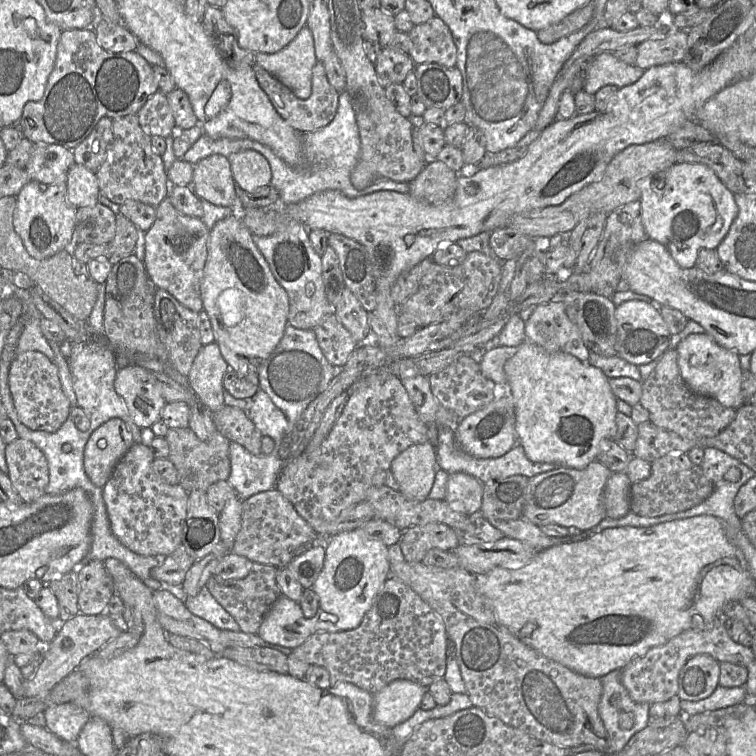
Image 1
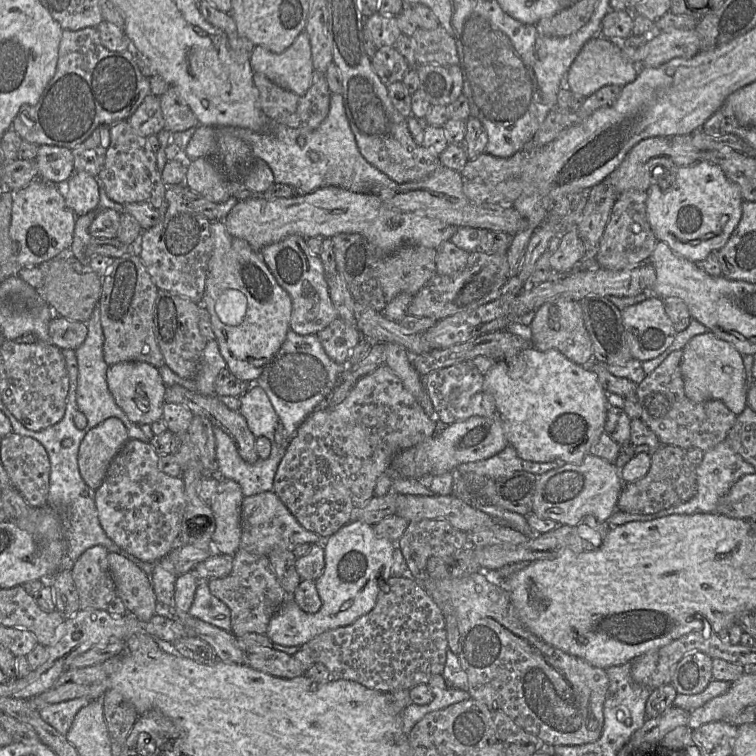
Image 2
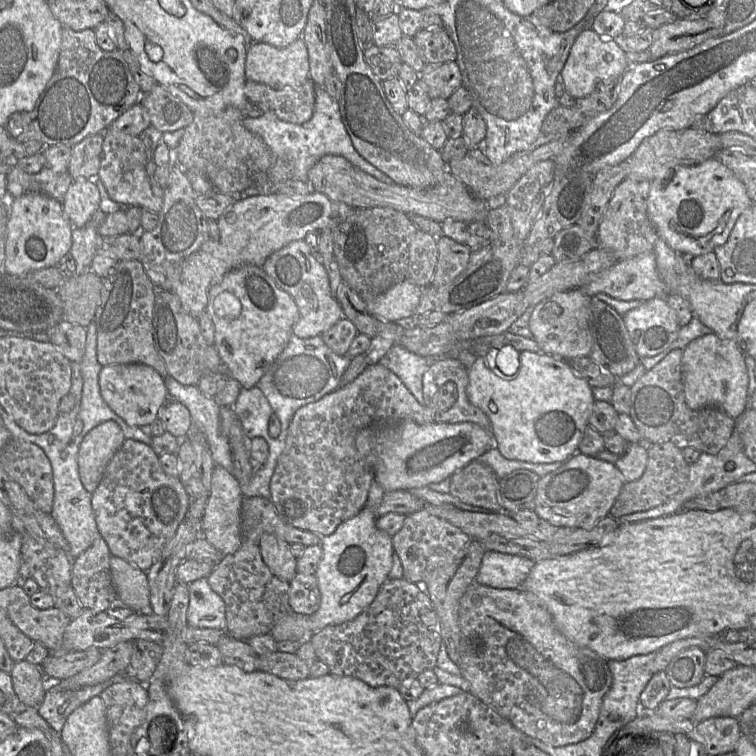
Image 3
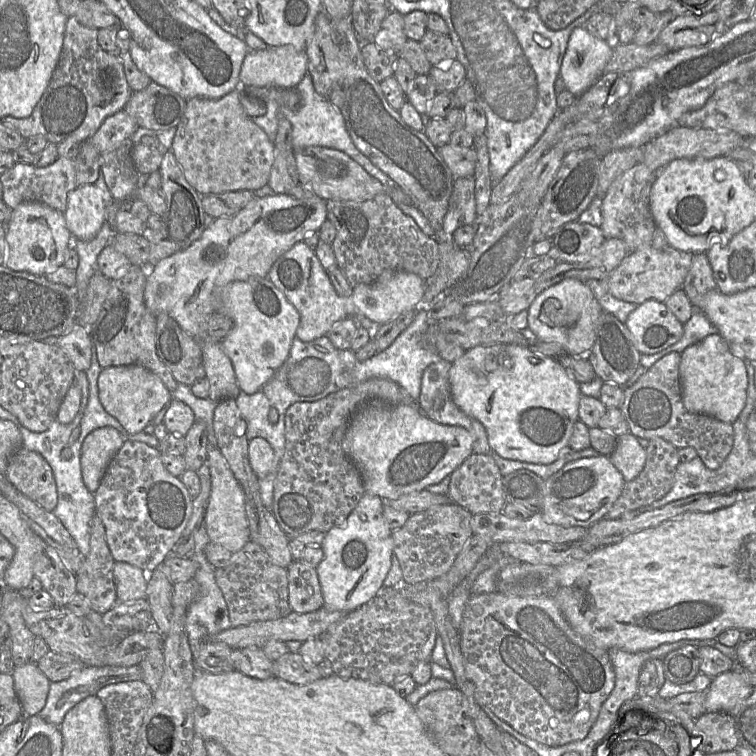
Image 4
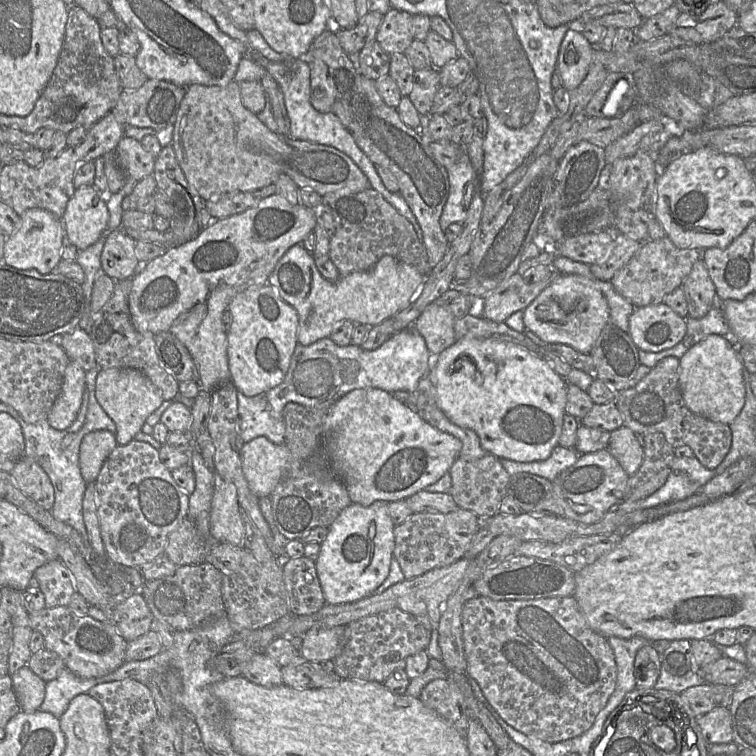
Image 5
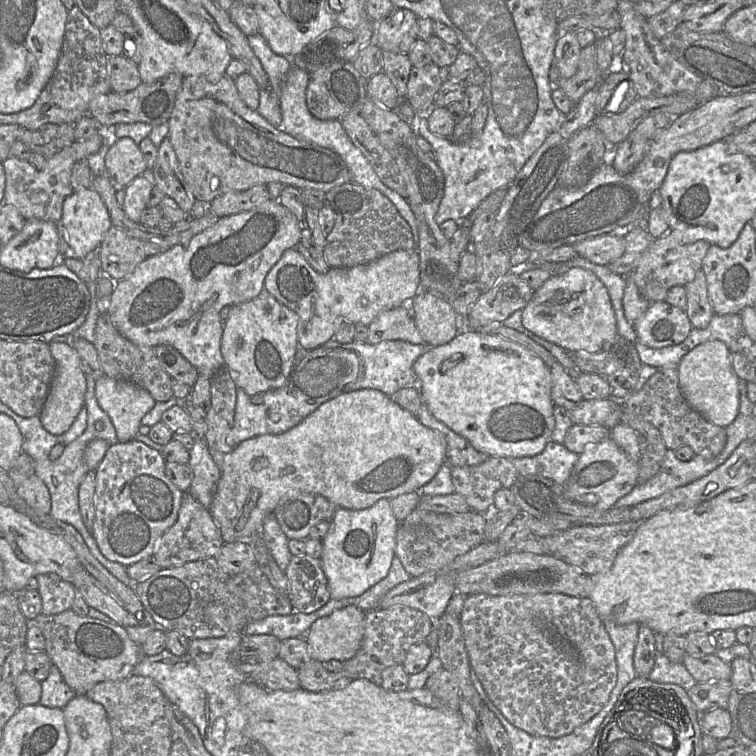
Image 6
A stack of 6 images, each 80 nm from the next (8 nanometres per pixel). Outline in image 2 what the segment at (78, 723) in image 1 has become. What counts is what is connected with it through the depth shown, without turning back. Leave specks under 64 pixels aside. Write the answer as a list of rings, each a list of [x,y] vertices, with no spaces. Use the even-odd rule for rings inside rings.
[[[80,697],[46,705],[39,710],[39,714],[46,723],[65,736],[72,725],[75,715],[90,701],[91,699],[87,697]]]

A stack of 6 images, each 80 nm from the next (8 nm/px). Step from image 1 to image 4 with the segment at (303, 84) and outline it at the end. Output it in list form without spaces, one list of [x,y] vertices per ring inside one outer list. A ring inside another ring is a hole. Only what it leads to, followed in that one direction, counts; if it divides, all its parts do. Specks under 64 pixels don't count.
[[[291,45],[249,50],[239,74],[240,87],[294,89],[307,73],[307,54]]]

